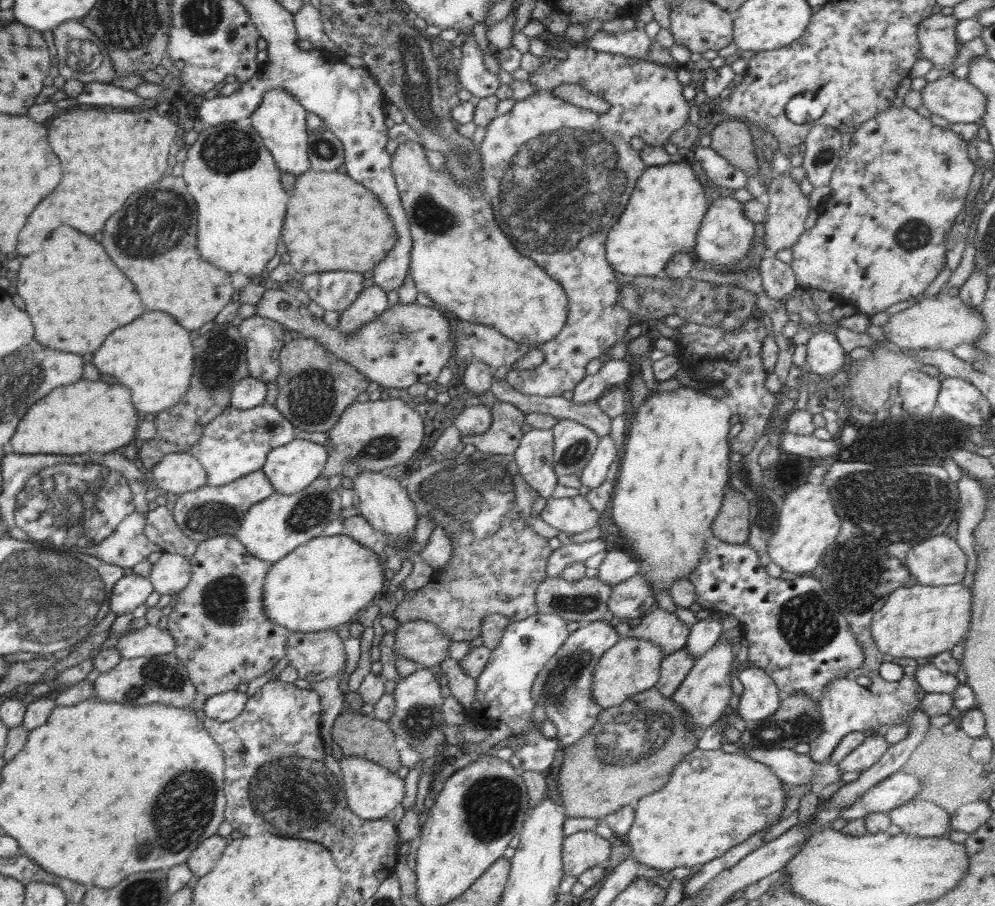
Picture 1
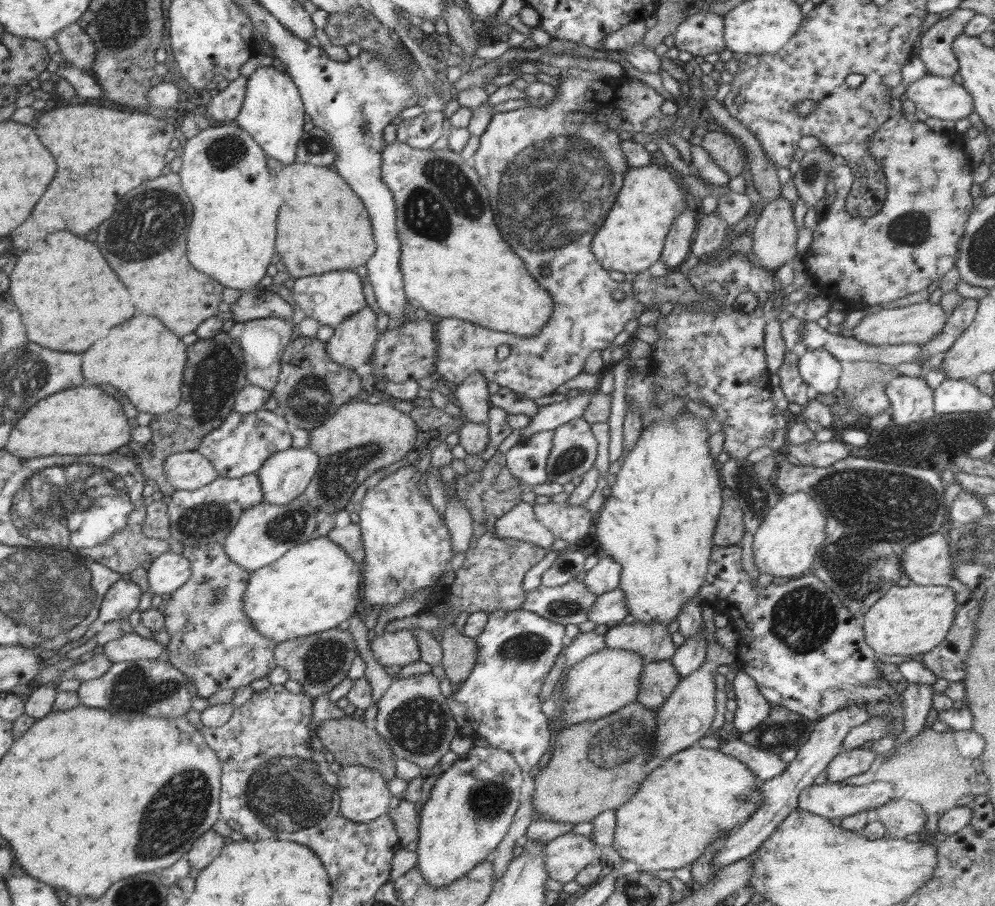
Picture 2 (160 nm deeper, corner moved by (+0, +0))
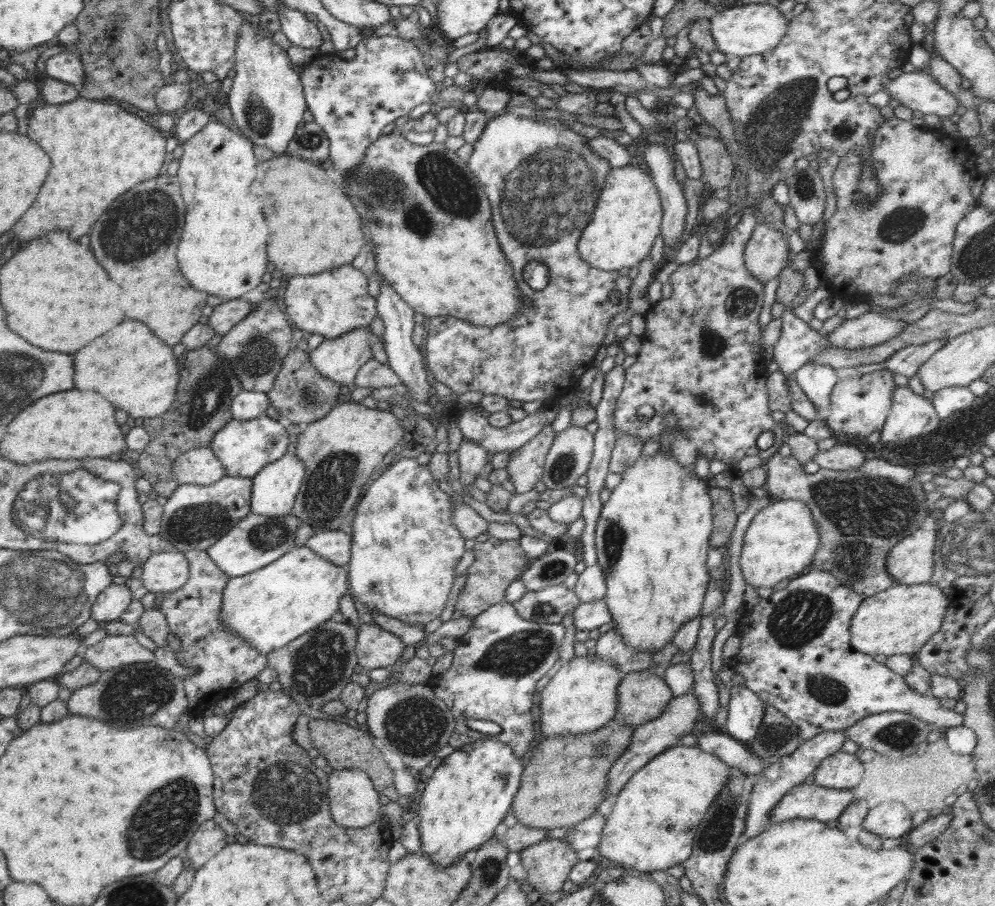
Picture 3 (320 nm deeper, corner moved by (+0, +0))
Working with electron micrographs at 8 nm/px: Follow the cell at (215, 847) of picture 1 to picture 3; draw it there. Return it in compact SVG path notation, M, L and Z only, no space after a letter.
M206 820L188 841L183 855L189 857L191 864L199 868L227 845L226 836L218 823Z

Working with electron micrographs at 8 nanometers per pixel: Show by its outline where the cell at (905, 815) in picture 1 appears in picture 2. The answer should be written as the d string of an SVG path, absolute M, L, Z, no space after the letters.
M894 798L876 809L873 819L880 821L882 827L894 838L904 838L925 829L928 814L920 804L908 799Z

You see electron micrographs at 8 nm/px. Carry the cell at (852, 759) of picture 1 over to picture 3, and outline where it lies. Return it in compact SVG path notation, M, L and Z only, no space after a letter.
M839 751L824 759L815 768L813 783L826 788L854 788L863 777L865 768L855 754Z

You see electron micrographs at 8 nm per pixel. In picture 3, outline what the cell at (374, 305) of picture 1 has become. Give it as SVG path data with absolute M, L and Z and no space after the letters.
M370 328L355 329L333 340L324 339L317 348L308 350L309 359L322 376L333 380L341 386L350 386L355 382L355 376L360 367L373 358L372 340L373 334Z

